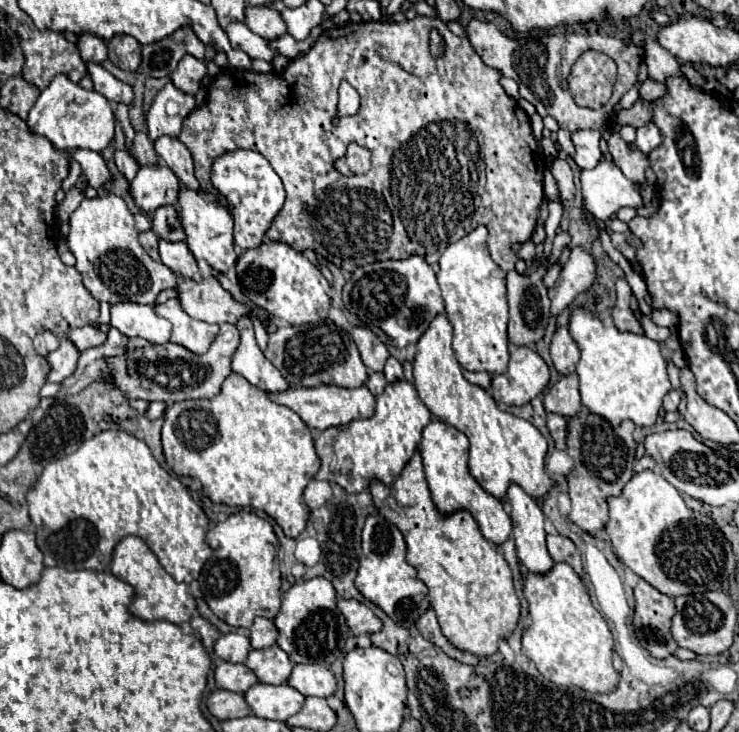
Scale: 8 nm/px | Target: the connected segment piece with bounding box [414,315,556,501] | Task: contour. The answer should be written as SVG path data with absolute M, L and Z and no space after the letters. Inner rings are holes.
M438 315L416 345L414 385L420 399L436 419L456 427L468 437L470 475L478 485L482 485L482 489L486 489L486 493L504 501L506 489L510 489L510 485L520 485L530 497L542 501L556 485L544 467L548 443L542 433L526 419L500 411L482 387L464 379L462 367L452 349L452 325L446 315Z

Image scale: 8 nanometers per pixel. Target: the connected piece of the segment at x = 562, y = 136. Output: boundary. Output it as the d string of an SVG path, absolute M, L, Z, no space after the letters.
M560 129L560 131L558 131L558 145L562 147L562 151L564 151L568 157L574 157L574 145L572 145L570 133L568 133L566 129Z

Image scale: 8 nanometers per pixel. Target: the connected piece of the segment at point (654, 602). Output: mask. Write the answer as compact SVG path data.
M638 581L634 589L634 631L642 647L654 659L666 659L676 653L678 645L670 635L670 621L676 613L674 599L656 591L646 581Z

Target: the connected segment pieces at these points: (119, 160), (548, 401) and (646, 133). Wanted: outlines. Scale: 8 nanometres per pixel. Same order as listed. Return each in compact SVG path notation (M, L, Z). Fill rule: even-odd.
M116 151L114 153L114 157L116 157L116 167L118 167L118 171L128 179L128 183L136 177L136 173L138 173L138 163L128 155L128 153L124 153L124 151Z
M576 375L560 377L560 381L552 385L550 391L544 395L544 409L564 417L574 417L582 409L578 377Z
M650 121L646 125L642 125L640 129L636 129L636 141L634 145L642 151L642 153L650 153L652 149L656 149L658 145L662 145L662 131Z

